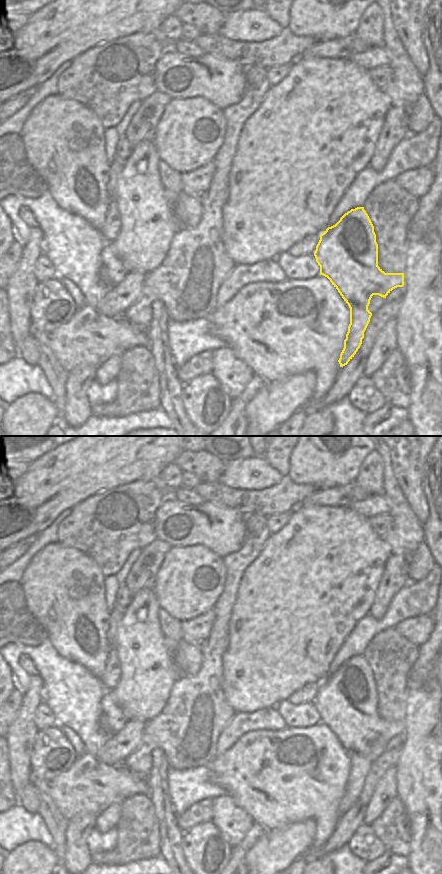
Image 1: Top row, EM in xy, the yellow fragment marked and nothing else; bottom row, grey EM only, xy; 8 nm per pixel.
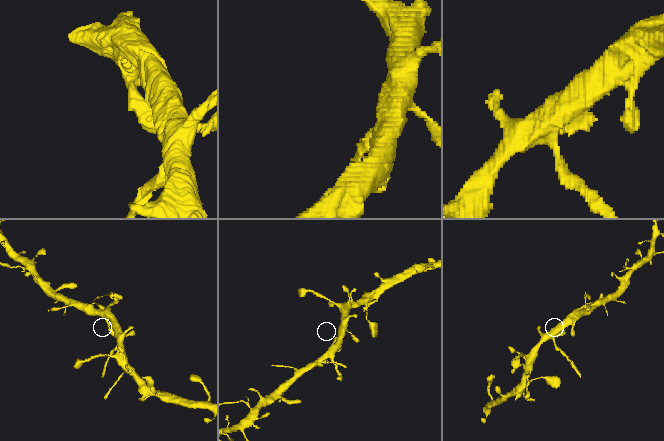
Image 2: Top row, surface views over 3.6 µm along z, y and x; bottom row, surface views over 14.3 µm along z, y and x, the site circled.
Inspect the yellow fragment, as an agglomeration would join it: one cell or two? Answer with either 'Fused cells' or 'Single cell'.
Fused cells.

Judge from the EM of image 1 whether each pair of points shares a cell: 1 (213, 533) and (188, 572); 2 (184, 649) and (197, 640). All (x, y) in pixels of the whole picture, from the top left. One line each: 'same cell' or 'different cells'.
1: different cells
2: different cells

